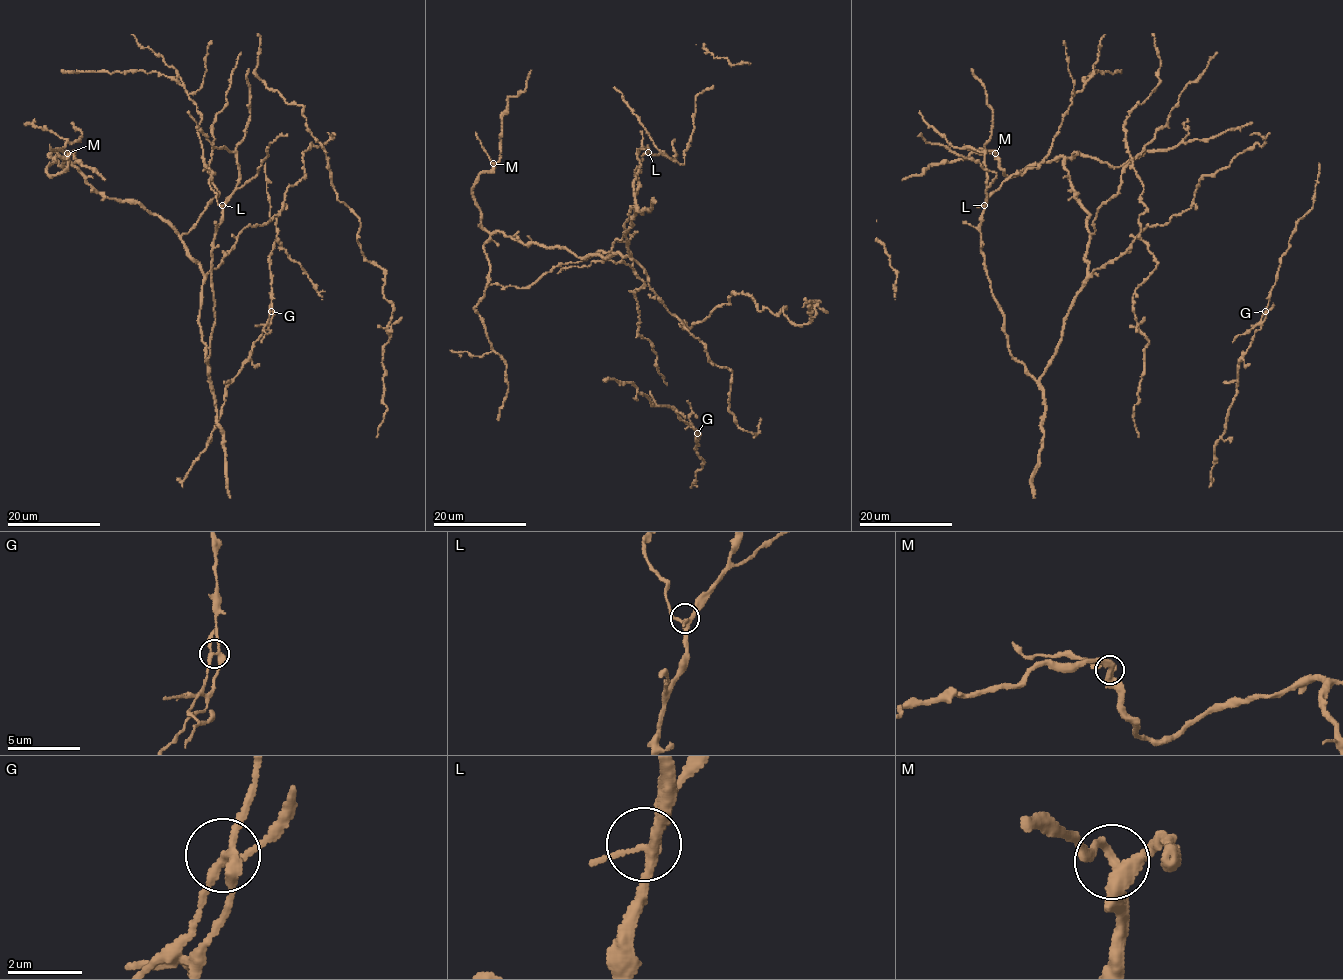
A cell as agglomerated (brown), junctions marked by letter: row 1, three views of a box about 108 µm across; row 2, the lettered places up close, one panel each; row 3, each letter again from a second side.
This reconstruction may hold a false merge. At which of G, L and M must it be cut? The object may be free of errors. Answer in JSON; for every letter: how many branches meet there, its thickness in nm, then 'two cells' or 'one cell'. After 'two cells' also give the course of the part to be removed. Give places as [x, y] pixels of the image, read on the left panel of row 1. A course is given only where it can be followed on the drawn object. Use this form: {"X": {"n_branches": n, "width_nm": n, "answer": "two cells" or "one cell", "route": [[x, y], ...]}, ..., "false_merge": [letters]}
{"G": {"n_branches": 4, "width_nm": 280, "answer": "two cells", "route": [[271, 311], [261, 343]]}, "L": {"n_branches": 4, "width_nm": 280, "answer": "one cell"}, "M": {"n_branches": 4, "width_nm": 340, "answer": "one cell"}, "false_merge": ["G"]}

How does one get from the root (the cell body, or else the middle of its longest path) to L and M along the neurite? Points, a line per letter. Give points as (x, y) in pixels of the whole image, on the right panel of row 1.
L: (1086, 261), (1086, 283), (1051, 364), (1036, 380), (1008, 348), (981, 250), (984, 205)
M: (1086, 261), (1089, 214), (1075, 197), (1064, 159), (1036, 163), (1006, 176), (995, 153)

